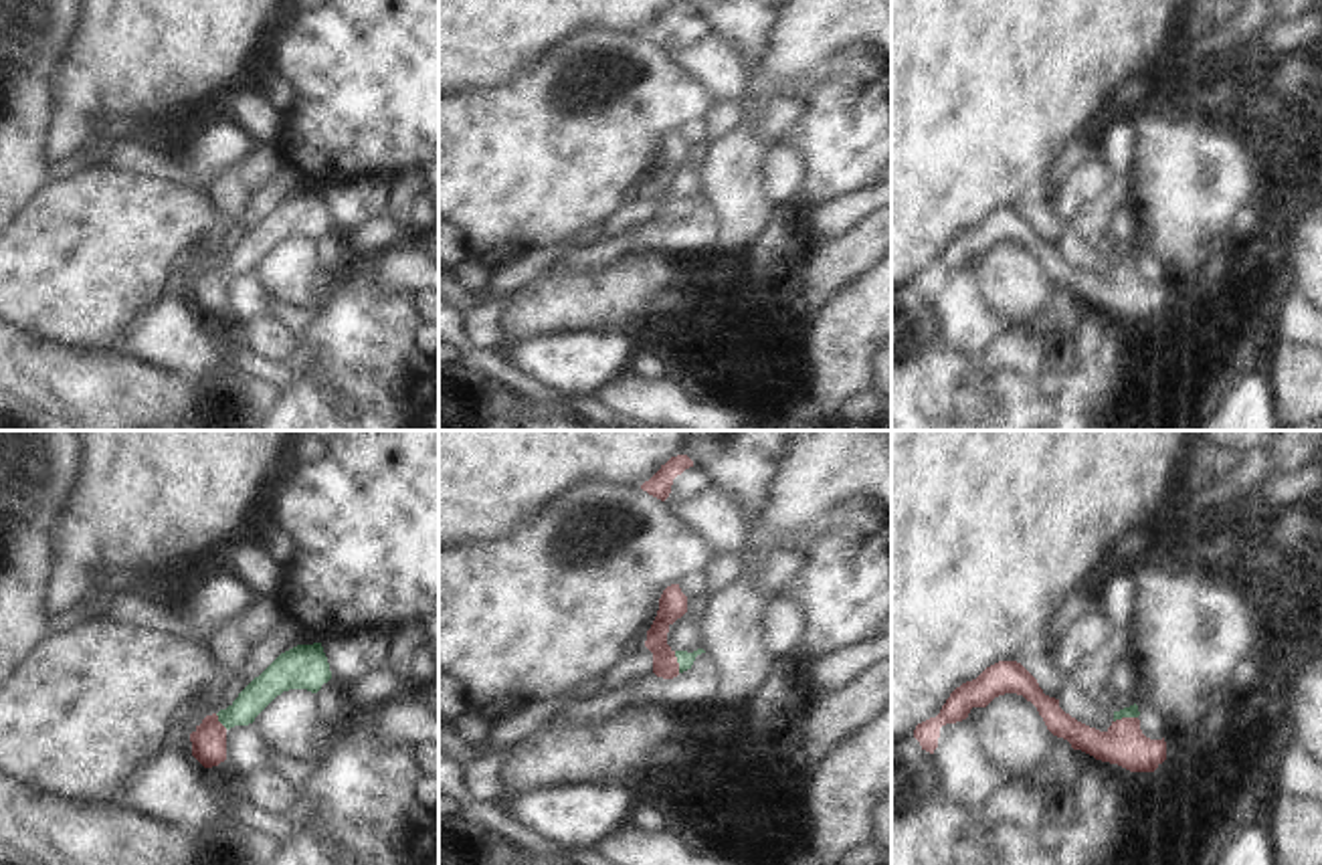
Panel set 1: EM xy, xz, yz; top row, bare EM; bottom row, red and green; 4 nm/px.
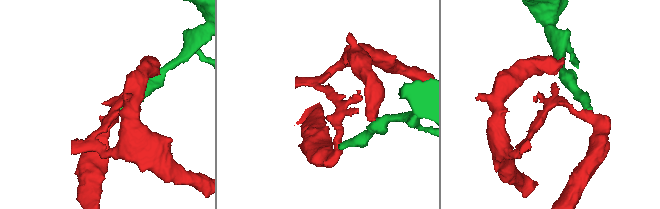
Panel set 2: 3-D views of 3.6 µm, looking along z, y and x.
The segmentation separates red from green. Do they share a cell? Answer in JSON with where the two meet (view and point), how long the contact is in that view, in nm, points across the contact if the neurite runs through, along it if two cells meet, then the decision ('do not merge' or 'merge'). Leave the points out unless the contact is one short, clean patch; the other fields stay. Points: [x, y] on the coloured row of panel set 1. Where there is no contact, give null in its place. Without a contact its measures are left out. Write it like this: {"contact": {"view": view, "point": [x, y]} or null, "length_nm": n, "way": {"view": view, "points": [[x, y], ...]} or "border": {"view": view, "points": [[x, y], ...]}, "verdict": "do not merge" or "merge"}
{"contact": {"view": "yz", "point": [1124, 718]}, "length_nm": 100, "way": {"view": "yz", "points": [[1124, 744], [1124, 718], [1128, 712]]}, "verdict": "merge"}

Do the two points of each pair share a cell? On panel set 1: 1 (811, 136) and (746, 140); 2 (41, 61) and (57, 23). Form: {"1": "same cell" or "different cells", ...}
{"1": "different cells", "2": "same cell"}

